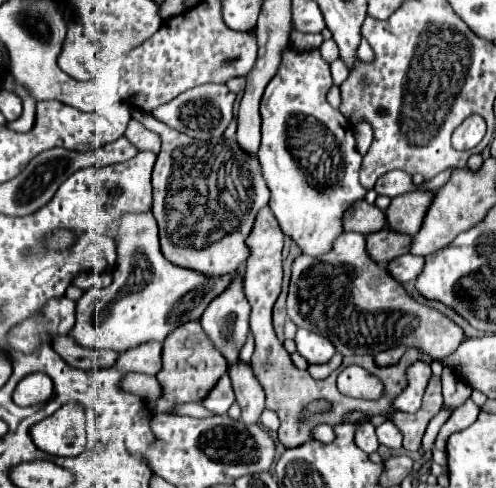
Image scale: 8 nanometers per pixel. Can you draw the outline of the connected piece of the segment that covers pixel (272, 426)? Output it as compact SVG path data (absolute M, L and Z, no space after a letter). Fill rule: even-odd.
M264 409L261 418L260 423L267 429L271 431L277 431L280 426L280 420L277 416L277 414L274 411Z

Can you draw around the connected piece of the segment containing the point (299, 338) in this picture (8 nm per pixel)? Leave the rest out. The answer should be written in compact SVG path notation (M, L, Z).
M298 329L294 343L296 343L296 351L308 361L308 365L328 363L332 359L332 355L336 353L336 349L330 341L326 341L324 337L320 337L312 331L306 331L306 329Z

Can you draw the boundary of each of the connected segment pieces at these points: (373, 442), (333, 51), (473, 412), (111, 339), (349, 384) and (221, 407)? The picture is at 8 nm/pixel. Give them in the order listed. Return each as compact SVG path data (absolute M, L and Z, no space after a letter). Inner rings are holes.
M362 423L362 427L358 427L356 431L354 431L354 443L362 449L362 451L366 451L368 455L370 453L374 453L374 451L378 451L378 439L376 439L376 435L374 435L374 427L372 425L368 425L368 423Z
M324 41L322 47L320 47L320 53L322 53L322 59L326 63L332 63L332 61L338 59L338 47L336 47L334 41Z
M466 399L460 407L454 409L450 419L440 427L440 431L436 435L436 441L434 441L434 447L436 449L444 449L446 447L446 439L450 437L450 433L454 433L458 429L466 429L468 425L472 425L474 419L478 417L478 413L480 413L480 407L472 399Z
M152 211L146 213L124 213L120 219L116 219L110 227L110 233L114 235L116 249L118 249L118 261L114 269L114 281L110 287L104 289L88 289L78 301L76 301L76 323L68 335L72 339L88 349L112 349L112 351L126 351L132 347L138 347L148 341L164 341L164 337L174 331L174 327L190 321L190 319L200 319L208 303L220 295L230 279L234 275L226 277L204 277L198 275L190 269L174 267L170 261L164 259L158 243L158 225L152 215Z
M350 365L338 375L338 389L344 395L378 399L378 395L382 395L382 381L376 375L370 375L366 369Z
M224 375L220 377L220 381L210 389L210 393L200 401L210 413L214 415L222 415L230 409L230 405L234 403L234 391L232 391L232 383L230 377Z

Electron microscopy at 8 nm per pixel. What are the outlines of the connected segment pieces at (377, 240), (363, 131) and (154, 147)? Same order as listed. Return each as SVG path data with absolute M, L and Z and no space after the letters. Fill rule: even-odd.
M382 229L378 233L370 233L366 237L366 251L372 261L378 265L384 265L402 253L408 253L410 249L410 237L408 235L398 235L396 231Z
M364 121L354 125L354 137L356 137L356 149L364 157L368 147L370 147L370 143L372 143L372 127L366 125Z
M130 119L128 129L124 133L124 137L134 143L138 147L138 151L152 151L152 153L160 153L160 139L158 135L154 135L152 131L148 131L142 123L138 123L136 119Z

